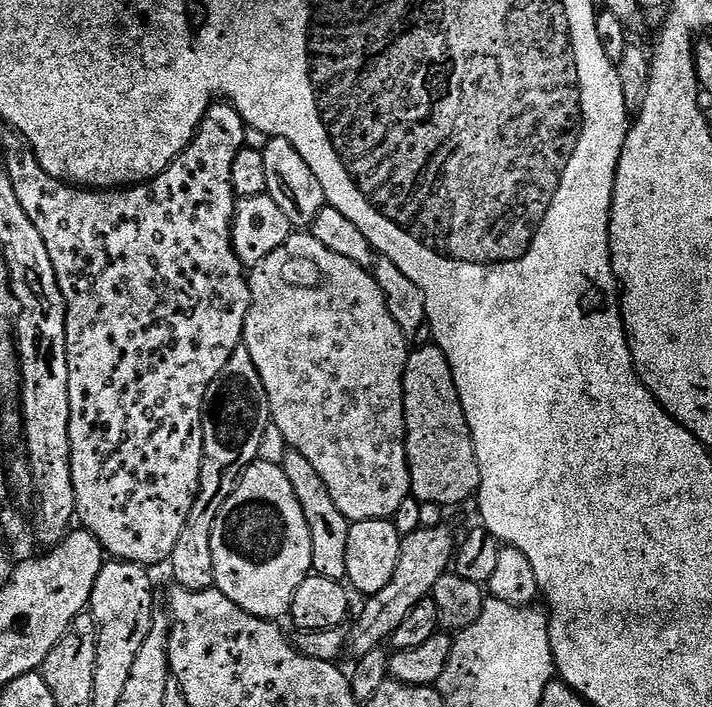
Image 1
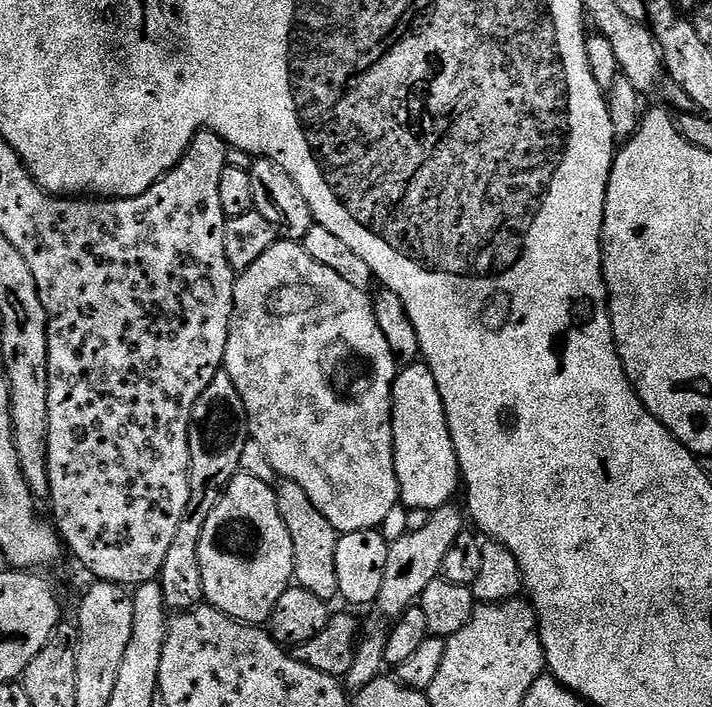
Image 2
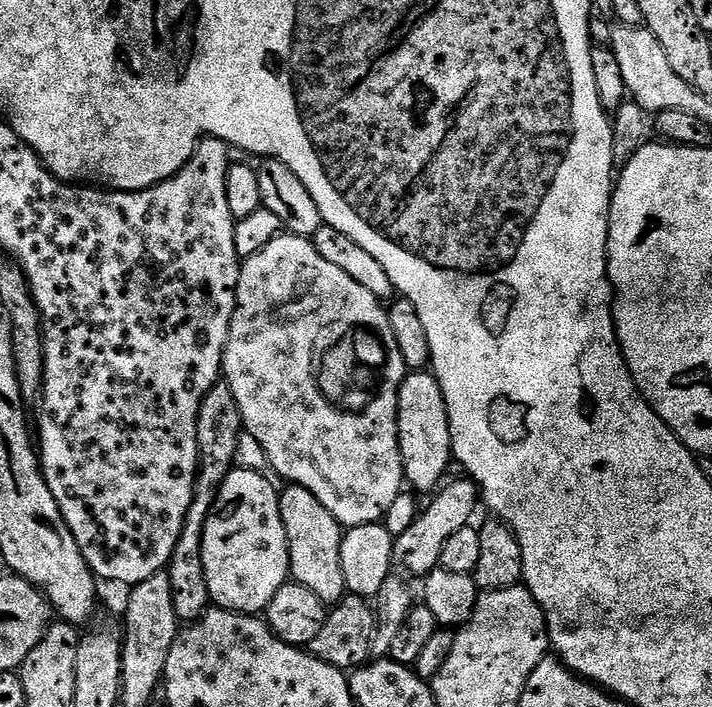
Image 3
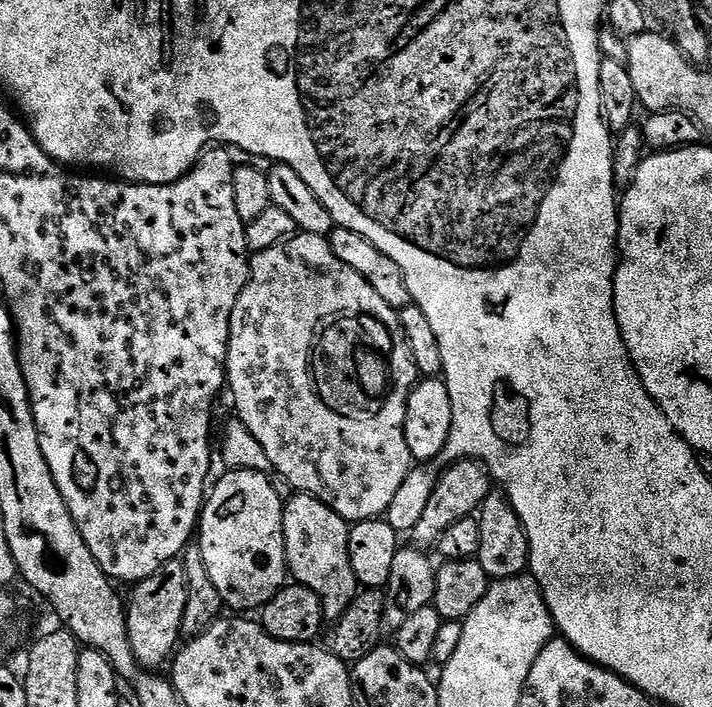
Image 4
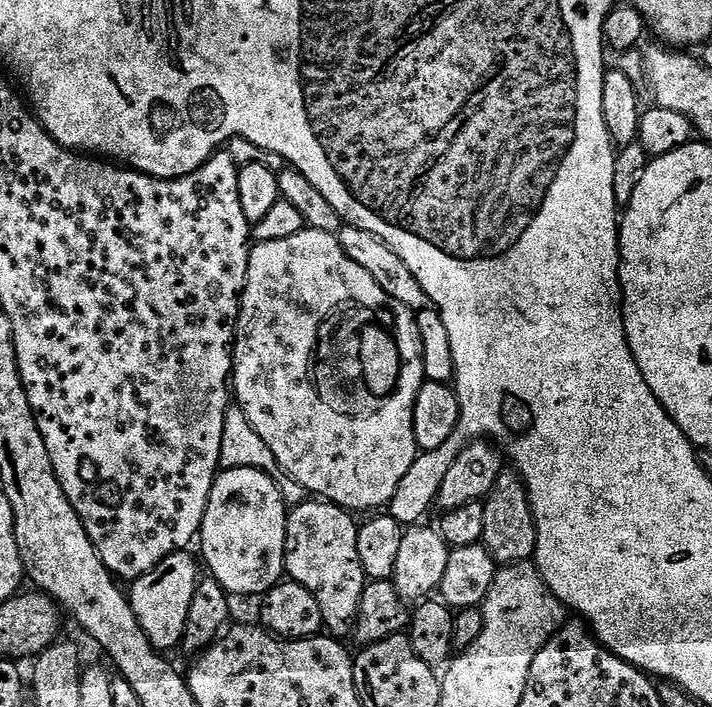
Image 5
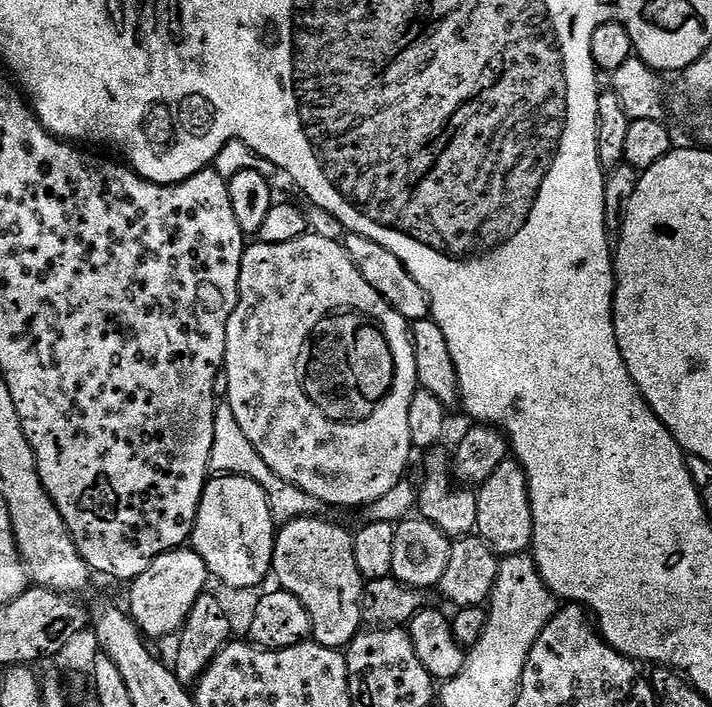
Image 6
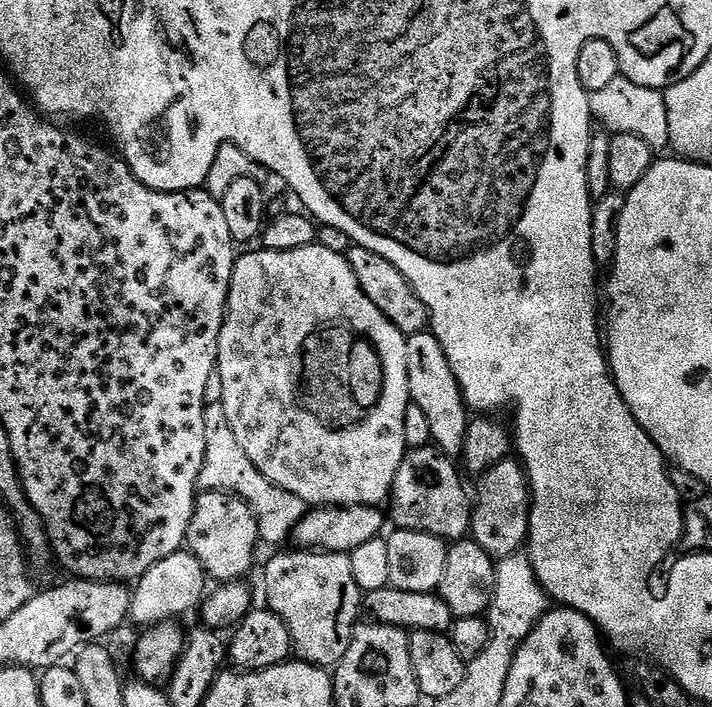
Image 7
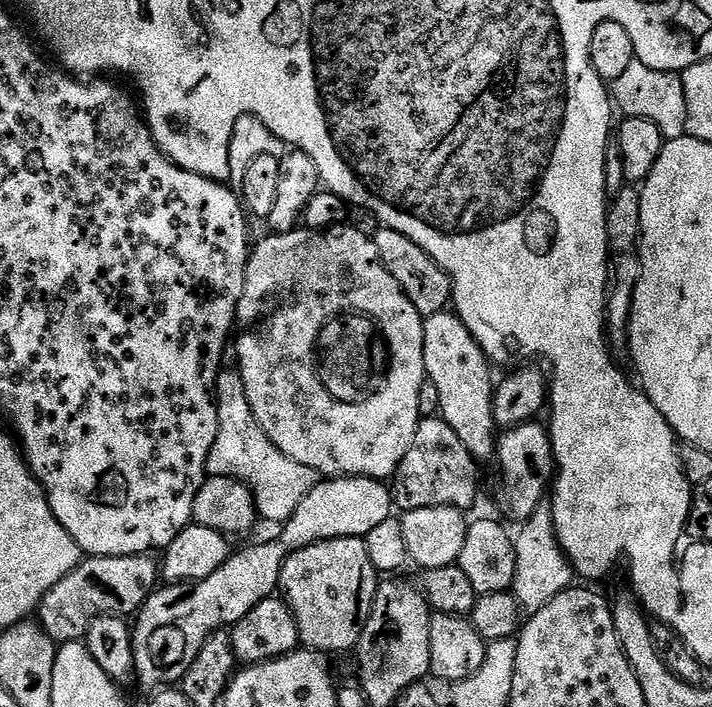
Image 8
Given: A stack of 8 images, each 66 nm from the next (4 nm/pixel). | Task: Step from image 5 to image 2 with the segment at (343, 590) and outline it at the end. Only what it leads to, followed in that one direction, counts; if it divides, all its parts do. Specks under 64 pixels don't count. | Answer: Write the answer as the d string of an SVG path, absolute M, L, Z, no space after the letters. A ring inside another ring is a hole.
M284 480L281 485L276 488L276 501L282 514L282 522L286 522L286 530L290 530L290 542L294 542L295 583L325 602L332 602L332 599L335 601L340 594L338 570L334 568L338 533L330 526L330 522L326 522L326 518L322 518L314 502L306 498L306 490L302 490L302 486L289 480Z

